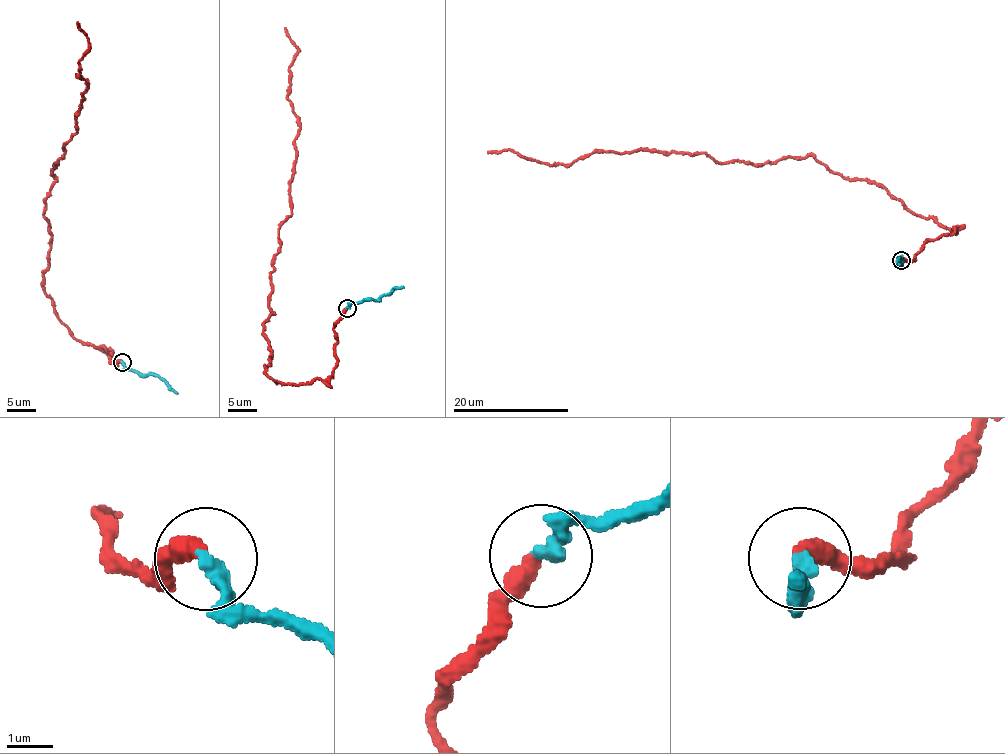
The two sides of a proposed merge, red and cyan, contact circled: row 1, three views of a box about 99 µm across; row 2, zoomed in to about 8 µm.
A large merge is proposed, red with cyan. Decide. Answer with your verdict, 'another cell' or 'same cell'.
same cell

